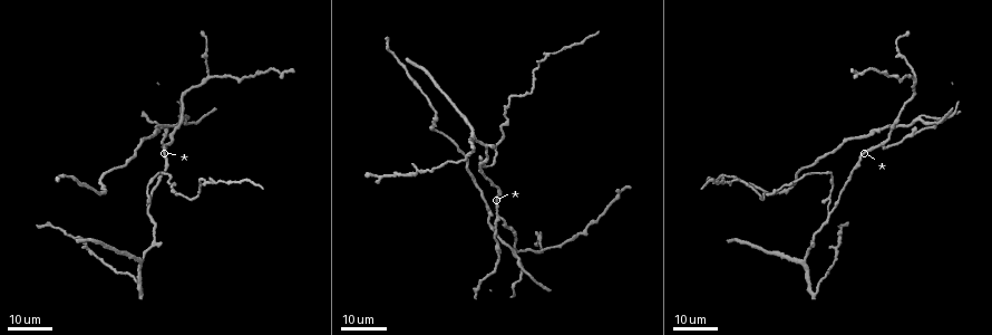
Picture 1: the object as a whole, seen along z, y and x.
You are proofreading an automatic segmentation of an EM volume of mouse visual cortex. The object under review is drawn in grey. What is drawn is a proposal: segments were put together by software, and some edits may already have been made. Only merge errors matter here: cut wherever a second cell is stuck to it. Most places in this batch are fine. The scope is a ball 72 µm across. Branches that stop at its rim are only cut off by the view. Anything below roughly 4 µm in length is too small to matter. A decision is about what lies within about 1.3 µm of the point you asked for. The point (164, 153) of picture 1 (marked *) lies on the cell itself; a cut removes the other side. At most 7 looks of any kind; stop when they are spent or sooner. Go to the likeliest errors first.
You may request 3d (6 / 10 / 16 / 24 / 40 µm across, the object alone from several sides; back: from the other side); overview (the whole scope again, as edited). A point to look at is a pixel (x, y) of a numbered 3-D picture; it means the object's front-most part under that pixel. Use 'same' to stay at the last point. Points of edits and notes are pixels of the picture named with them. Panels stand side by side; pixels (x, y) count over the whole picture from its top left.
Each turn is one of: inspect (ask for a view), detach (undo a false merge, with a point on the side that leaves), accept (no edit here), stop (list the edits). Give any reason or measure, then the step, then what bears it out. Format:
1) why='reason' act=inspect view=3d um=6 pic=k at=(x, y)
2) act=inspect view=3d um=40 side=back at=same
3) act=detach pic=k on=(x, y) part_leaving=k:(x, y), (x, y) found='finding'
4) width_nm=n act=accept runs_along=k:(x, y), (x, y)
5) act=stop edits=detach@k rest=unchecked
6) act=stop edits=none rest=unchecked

why='a fork' act=inspect view=3d um=16 pic=1 at=(881, 143)

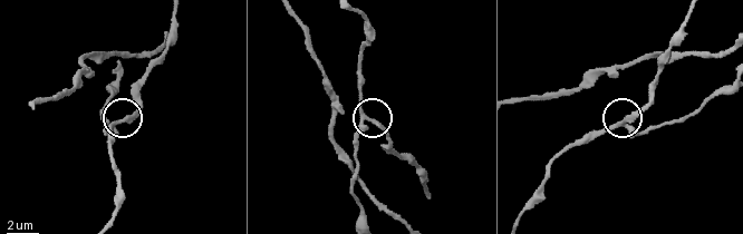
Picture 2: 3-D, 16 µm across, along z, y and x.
act=inspect view=3d um=10 pic=2 at=(624, 124)

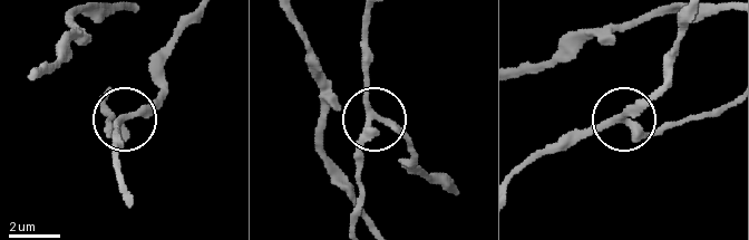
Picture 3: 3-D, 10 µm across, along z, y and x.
act=inspect view=3d um=10 side=back pic=3 at=(624, 119)

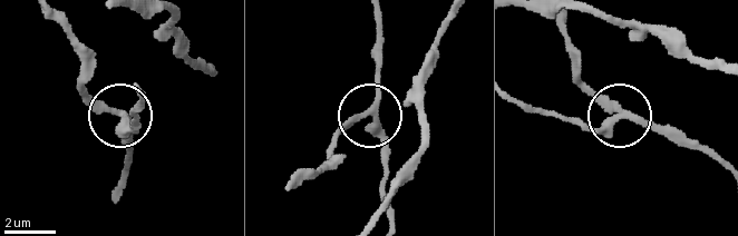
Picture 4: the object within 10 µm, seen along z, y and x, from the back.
arms=3 act=accept found='all the same cell'

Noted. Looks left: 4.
why='a fork' act=inspect view=3d um=24 pic=1 at=(920, 117)

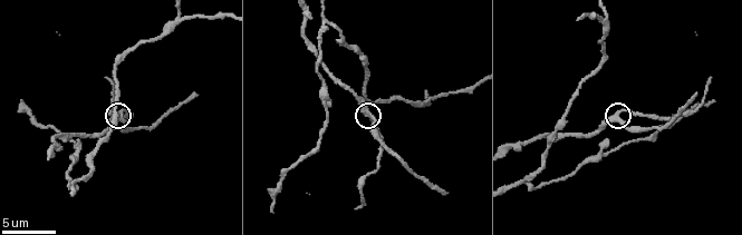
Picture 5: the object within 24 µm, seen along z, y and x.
act=inspect view=3d um=6 pic=5 at=(120, 116)

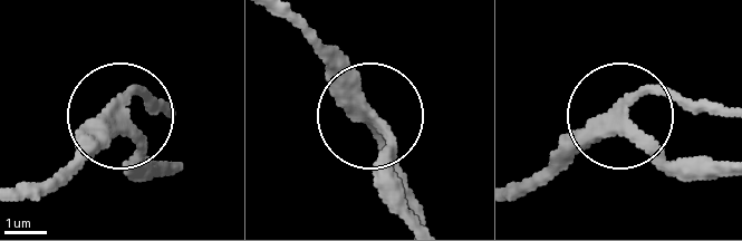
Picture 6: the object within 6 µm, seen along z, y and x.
width_nm=270 act=accept runs_along=6:(286, 11), (388, 140), (393, 190) found='one cell here'

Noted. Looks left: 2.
why='branch point' act=inspect view=3d um=24 pic=1 at=(148, 213)

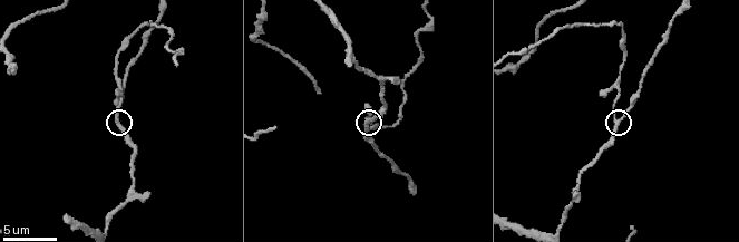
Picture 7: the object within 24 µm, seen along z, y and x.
act=inspect view=3d um=6 pic=7 at=(615, 120)

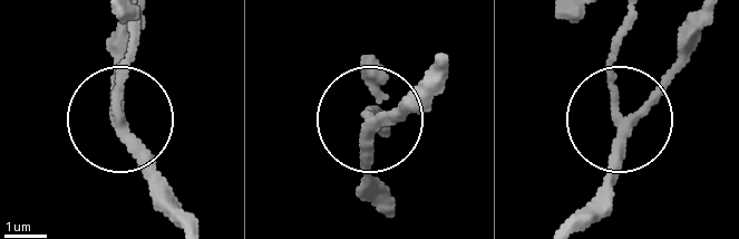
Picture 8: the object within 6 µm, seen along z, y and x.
width_nm=220 act=accept found='one cell here'

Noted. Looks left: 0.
act=stop edits=none rest=unchecked

